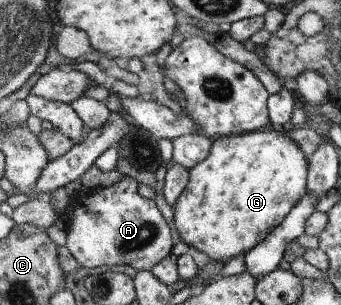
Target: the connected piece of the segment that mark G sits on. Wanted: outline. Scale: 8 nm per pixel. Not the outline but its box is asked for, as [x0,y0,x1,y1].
[173,127,308,261]

